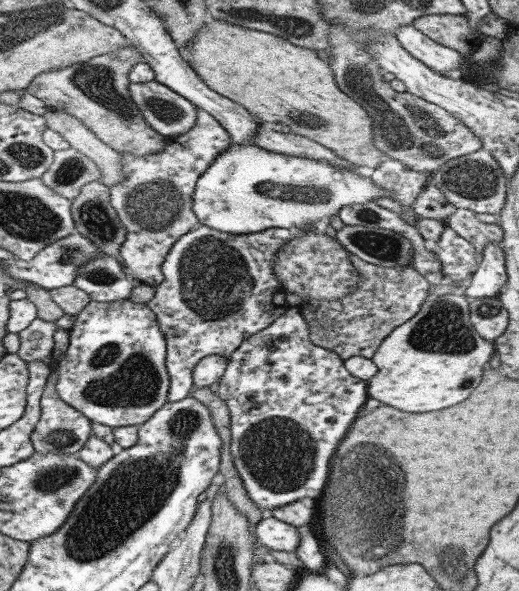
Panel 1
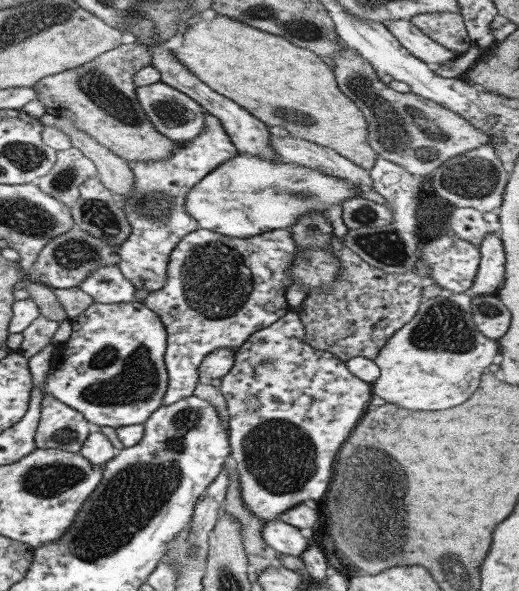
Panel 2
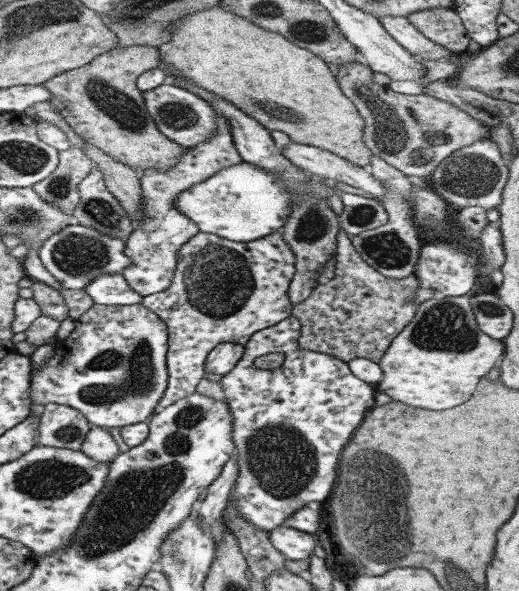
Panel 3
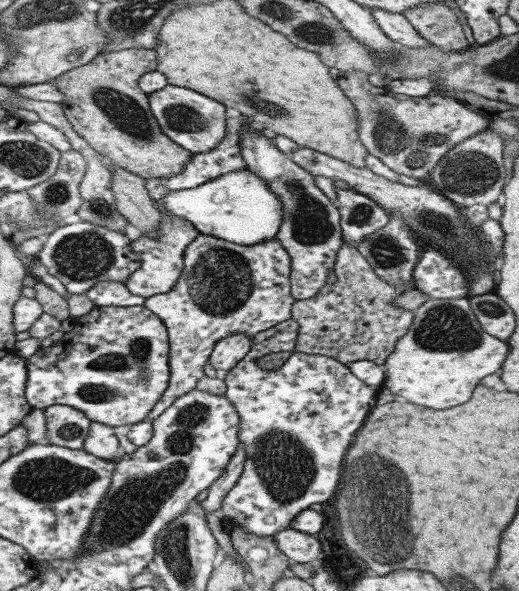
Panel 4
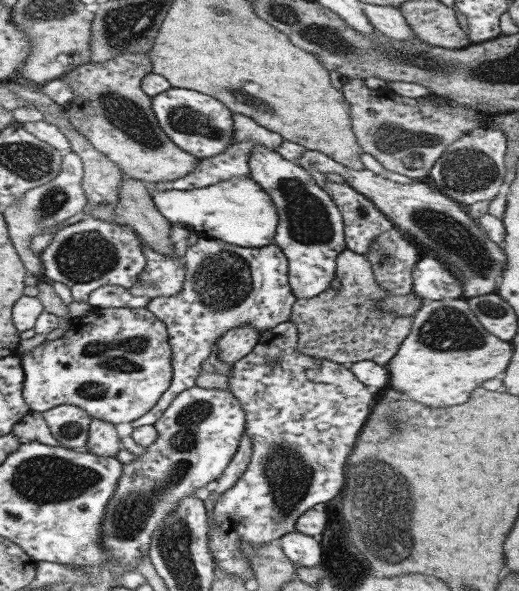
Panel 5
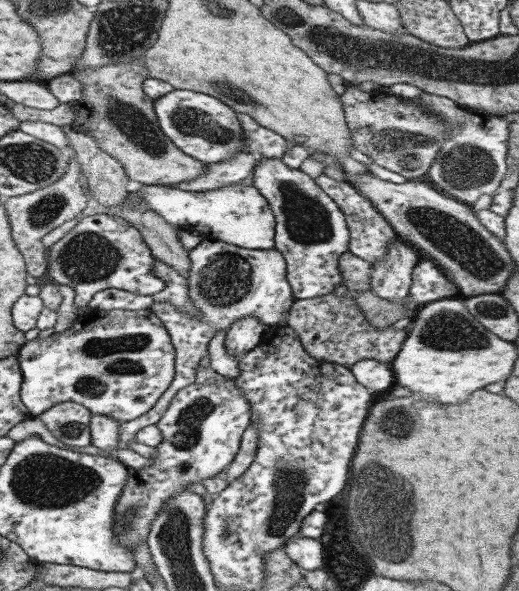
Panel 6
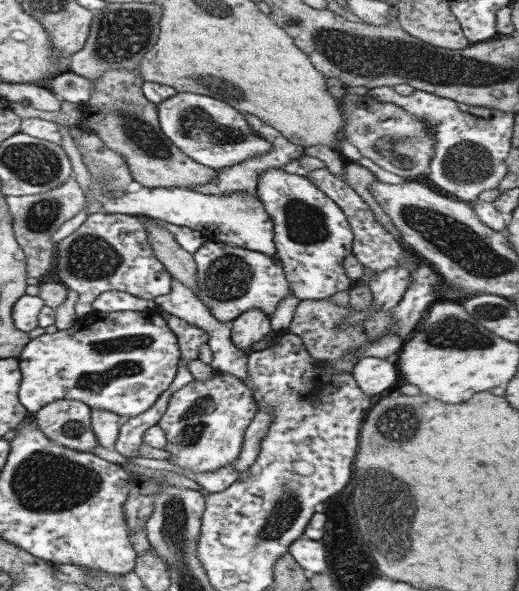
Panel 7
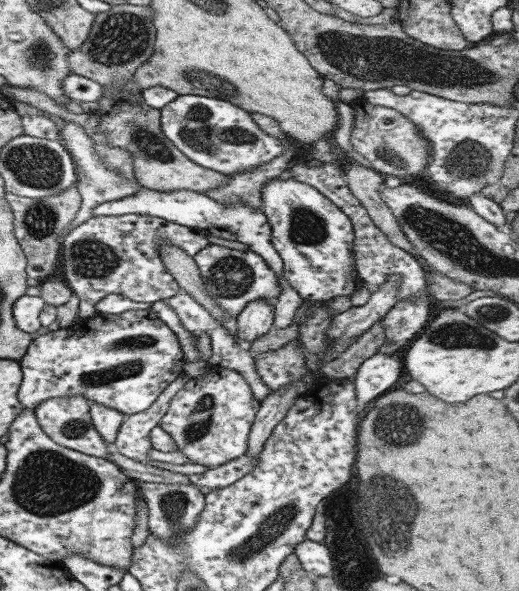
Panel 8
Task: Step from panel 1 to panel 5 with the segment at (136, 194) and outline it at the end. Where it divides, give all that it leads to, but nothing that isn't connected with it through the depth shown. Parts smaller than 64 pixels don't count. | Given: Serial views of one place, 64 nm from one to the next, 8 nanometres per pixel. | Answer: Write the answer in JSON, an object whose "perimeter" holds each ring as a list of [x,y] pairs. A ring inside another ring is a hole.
{"perimeter":[[[233,113],[232,119],[234,119],[234,140],[232,140],[232,144],[230,144],[222,154],[216,154],[216,156],[212,156],[212,158],[198,159],[198,164],[194,166],[192,172],[188,172],[188,176],[182,176],[182,178],[172,180],[172,182],[152,183],[148,185],[148,188],[151,187],[158,190],[192,190],[196,188],[206,188],[206,186],[212,186],[212,184],[218,184],[218,182],[230,180],[230,178],[248,178],[248,176],[251,176],[248,158],[250,158],[252,148],[260,144],[260,146],[266,146],[266,148],[270,148],[270,150],[278,150],[278,146],[282,144],[283,138],[277,132],[272,132],[270,129],[256,124],[249,116]],[[182,222],[170,224],[170,242],[175,245],[172,257],[154,252],[143,242],[147,266],[139,277],[139,282],[130,290],[132,296],[172,297],[183,292],[185,267],[182,256],[187,252],[188,235],[195,230]]]}

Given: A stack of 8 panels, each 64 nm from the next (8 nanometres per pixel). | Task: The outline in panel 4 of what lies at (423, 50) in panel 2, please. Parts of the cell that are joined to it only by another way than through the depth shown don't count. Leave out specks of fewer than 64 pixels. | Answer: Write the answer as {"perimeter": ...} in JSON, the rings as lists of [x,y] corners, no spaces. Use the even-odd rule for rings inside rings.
{"perimeter":[[[378,8],[369,9],[369,11],[390,41],[408,48],[429,48],[432,46],[418,34],[418,31],[408,22],[403,13],[394,13]]]}

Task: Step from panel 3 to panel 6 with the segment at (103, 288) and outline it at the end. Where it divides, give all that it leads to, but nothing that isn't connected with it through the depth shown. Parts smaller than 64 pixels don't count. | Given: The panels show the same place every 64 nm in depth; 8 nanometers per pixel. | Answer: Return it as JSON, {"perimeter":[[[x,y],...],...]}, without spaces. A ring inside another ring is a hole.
{"perimeter":[[[107,289],[96,293],[89,302],[89,310],[102,312],[108,310],[143,310],[154,305],[152,296],[140,296],[119,289]]]}

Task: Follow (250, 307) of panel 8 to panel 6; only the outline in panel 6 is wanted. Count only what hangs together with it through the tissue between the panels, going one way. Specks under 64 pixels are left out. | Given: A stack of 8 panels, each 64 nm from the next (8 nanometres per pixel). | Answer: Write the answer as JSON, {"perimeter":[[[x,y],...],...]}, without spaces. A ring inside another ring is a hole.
{"perimeter":[[[244,316],[227,329],[224,347],[230,355],[246,354],[261,341],[269,328],[256,316]]]}

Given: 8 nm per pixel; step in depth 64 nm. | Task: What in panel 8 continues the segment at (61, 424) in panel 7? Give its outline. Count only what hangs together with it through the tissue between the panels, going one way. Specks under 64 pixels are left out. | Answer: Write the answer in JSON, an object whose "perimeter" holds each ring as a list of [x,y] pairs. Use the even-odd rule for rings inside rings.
{"perimeter":[[[70,395],[64,397],[54,397],[40,403],[35,408],[35,415],[40,423],[41,429],[60,446],[82,452],[88,456],[96,458],[108,458],[112,454],[113,445],[104,441],[102,435],[96,431],[92,423],[90,414],[90,404],[84,395]]]}

